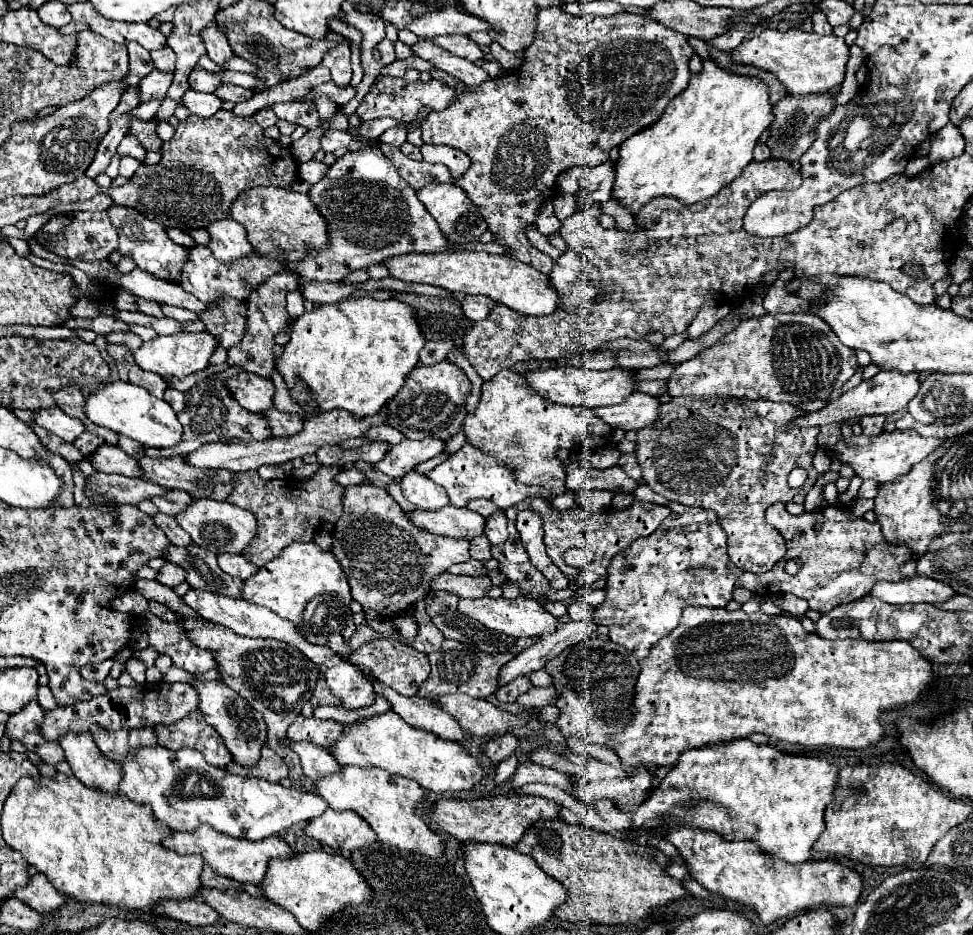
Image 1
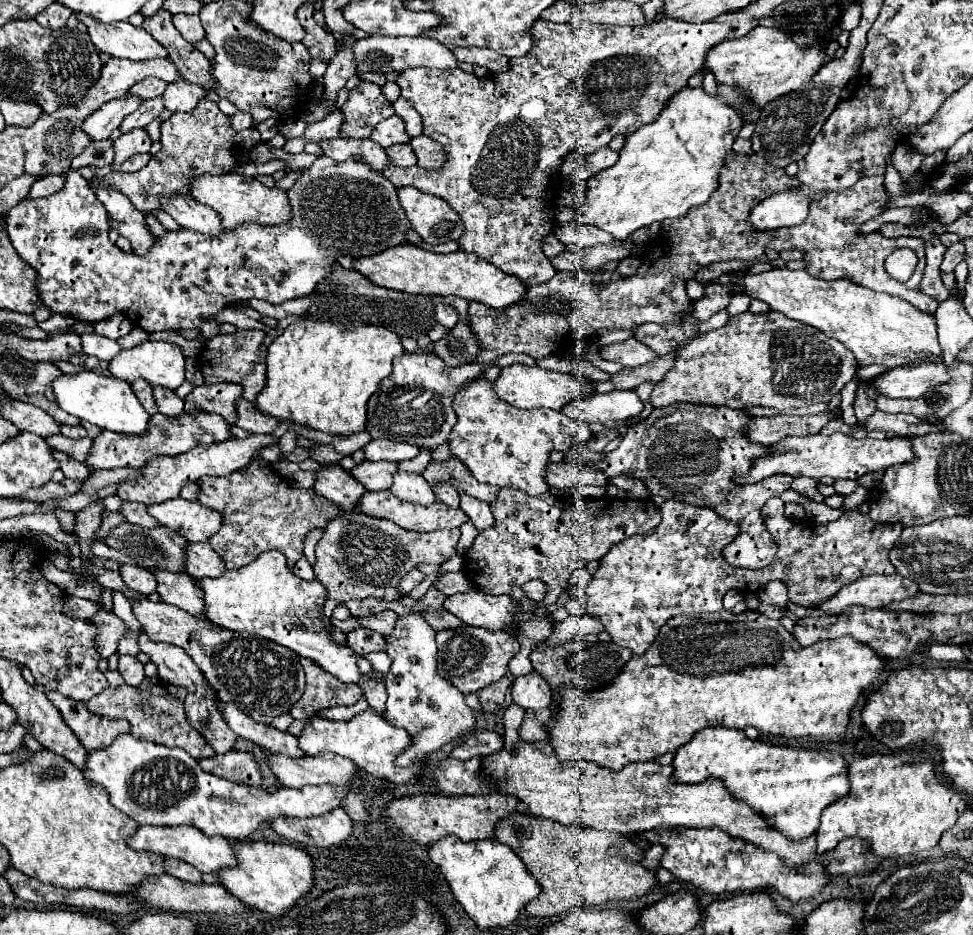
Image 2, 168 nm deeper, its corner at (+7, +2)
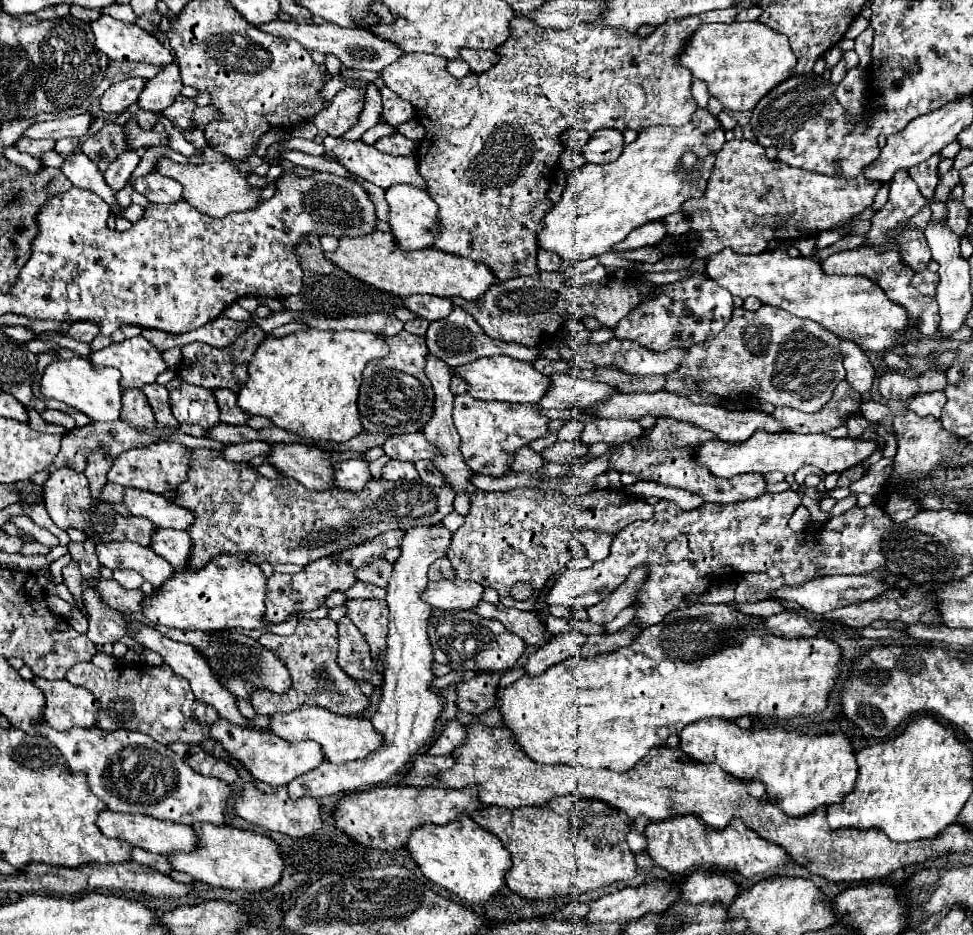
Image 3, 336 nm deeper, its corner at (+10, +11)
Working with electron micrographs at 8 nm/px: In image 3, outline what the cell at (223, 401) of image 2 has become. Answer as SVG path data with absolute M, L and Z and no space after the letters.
M183 383L179 389L173 389L169 393L169 401L173 415L179 423L195 423L207 429L221 423L221 411L215 403L215 393L211 389Z

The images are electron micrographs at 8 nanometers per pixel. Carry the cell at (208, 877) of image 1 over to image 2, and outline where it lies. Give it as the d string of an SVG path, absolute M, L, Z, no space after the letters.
M170 858L170 860L164 862L164 866L166 866L166 872L168 872L170 876L178 878L178 880L192 882L192 884L198 884L198 882L200 882L200 876L202 876L202 874L200 874L194 866L190 866L190 864L186 864L186 862L178 862L178 860Z

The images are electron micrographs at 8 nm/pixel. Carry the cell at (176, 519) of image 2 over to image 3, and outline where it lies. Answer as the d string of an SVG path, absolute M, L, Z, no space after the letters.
M127 489L125 491L125 505L131 515L147 517L157 527L171 527L171 529L189 529L195 521L195 513L187 507L177 505L175 501L141 489Z

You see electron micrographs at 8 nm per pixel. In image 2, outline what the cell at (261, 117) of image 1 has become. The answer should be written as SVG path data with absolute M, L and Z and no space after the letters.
M236 112L234 116L230 116L230 126L232 126L236 132L246 130L246 128L252 126L252 118L250 118L250 114L246 114L246 112Z

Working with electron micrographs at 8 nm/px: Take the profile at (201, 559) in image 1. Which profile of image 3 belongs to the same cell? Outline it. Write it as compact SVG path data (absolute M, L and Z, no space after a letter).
M61 467L55 473L51 473L51 477L45 483L45 491L43 491L43 499L45 499L45 507L53 519L53 523L61 529L81 529L85 531L89 537L95 539L95 543L107 543L107 541L131 541L131 543L139 543L143 547L151 545L153 533L155 533L155 523L151 523L147 517L133 517L133 515L119 515L115 513L107 503L95 505L91 501L91 493L89 493L89 481L83 475L83 471L75 471L71 467Z

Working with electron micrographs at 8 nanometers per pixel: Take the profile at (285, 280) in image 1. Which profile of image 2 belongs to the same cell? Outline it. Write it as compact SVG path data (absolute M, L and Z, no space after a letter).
M238 330L234 334L220 334L212 338L198 354L198 368L206 384L240 384L242 398L254 402L266 382L266 354L264 330Z

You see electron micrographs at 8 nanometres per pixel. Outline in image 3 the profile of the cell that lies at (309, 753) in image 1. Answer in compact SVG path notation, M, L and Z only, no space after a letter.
M133 619L129 621L129 625L131 625L131 637L133 637L135 641L139 641L143 647L149 647L149 649L157 651L157 653L165 659L165 663L171 665L171 669L173 669L175 673L179 673L181 677L185 677L185 679L191 683L191 689L193 689L197 701L203 701L203 703L207 703L207 705L213 705L213 707L217 709L217 713L219 713L223 719L227 719L227 721L231 721L231 723L235 723L235 725L241 725L241 727L247 727L247 729L259 729L259 731L269 733L269 727L255 727L255 725L249 723L249 719L245 719L245 717L239 713L237 703L235 703L235 695L229 693L229 691L213 677L209 665L205 663L205 659L199 655L199 651L197 651L193 645L177 643L177 641L173 641L173 639L161 635L159 631L155 631L155 629L147 627L147 625L135 623Z

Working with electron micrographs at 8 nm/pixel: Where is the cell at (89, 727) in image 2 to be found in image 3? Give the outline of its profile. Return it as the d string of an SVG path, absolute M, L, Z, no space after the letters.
M33 681L45 695L45 723L49 727L67 731L73 727L95 727L99 717L99 701L83 687L73 687L69 681Z

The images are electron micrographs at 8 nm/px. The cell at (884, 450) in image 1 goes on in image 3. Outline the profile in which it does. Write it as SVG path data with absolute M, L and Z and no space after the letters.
M763 429L755 431L747 441L743 443L731 443L731 441L707 441L699 445L697 449L697 461L699 465L707 467L715 477L735 477L743 473L769 473L769 471L781 471L781 473L795 473L803 465L815 465L823 473L843 473L861 461L865 461L873 451L877 449L877 441L873 439L851 439L851 437L829 437L825 433L819 435L801 435L793 431L779 431L779 433L767 433Z

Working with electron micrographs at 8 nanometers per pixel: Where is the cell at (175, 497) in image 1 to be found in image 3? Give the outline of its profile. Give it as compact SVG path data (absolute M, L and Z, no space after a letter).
M159 441L155 445L139 447L139 449L129 449L127 453L121 453L113 465L111 471L107 473L107 479L111 483L123 485L123 487L135 487L135 489L145 489L153 493L165 493L173 491L181 481L187 477L191 461L191 449L181 445L181 443L171 443L171 441Z

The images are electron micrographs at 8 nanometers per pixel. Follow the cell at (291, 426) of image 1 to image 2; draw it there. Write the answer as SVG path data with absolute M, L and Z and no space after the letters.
M244 398L238 400L238 422L236 426L254 432L254 434L268 434L272 432L280 422L274 420L272 416L266 416L256 410L256 406Z

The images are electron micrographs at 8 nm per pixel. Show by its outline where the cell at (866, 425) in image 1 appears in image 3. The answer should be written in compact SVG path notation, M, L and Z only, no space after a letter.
M841 341L841 353L843 353L843 363L847 369L847 383L859 393L871 391L871 385L877 377L875 367L871 365L867 353L859 349L857 345L851 345L849 341Z

